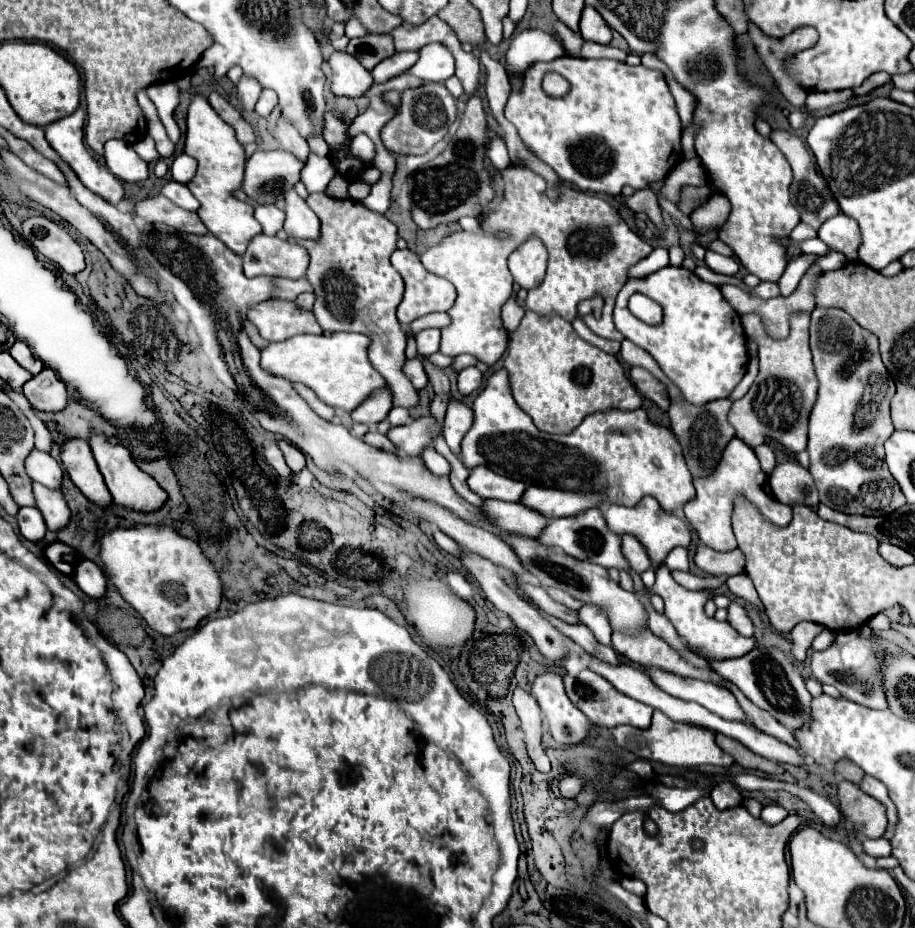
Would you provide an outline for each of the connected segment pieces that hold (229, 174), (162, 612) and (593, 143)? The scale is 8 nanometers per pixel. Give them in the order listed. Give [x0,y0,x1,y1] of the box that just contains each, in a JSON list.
[[185,96,261,254],[101,526,221,636],[505,56,681,196]]

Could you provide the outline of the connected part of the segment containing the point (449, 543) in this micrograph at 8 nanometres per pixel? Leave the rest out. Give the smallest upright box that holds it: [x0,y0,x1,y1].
[433,530,463,558]

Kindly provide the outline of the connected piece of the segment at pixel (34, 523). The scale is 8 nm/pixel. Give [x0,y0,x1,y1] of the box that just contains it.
[17,508,47,542]

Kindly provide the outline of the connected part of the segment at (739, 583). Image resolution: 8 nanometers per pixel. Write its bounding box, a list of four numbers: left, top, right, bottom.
[727,574,763,610]

